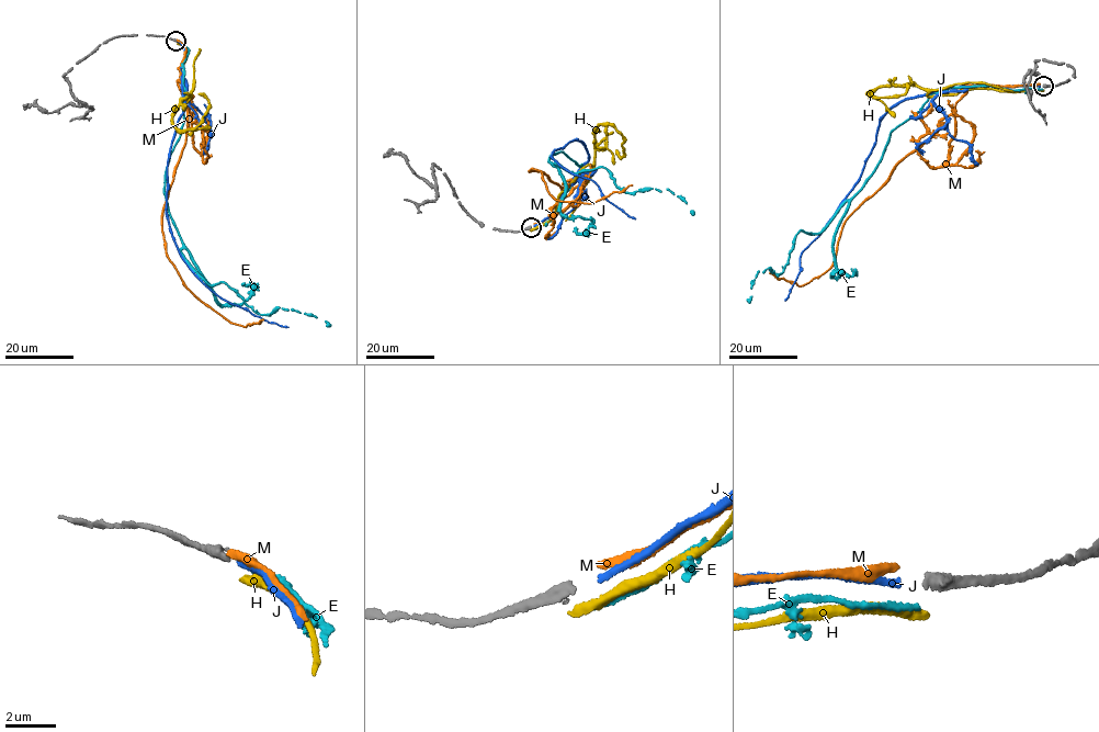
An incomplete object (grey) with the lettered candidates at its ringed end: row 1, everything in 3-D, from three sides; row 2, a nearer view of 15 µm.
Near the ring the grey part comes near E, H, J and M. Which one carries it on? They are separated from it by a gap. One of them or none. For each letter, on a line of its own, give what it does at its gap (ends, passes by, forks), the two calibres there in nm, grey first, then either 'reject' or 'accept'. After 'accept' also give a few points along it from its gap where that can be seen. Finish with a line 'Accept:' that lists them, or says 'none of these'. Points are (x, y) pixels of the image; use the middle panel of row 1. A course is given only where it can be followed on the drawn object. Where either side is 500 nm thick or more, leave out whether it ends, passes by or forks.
E: it ends | 400/190 nm | reject
H: it ends | 400/380 nm | reject
J: it ends | 400/240 nm | accept | via (534, 226), (555, 210), (588, 159), (573, 139), (550, 157), (596, 182), (635, 218)
M: it ends | 400/300 nm | reject
Accept: J

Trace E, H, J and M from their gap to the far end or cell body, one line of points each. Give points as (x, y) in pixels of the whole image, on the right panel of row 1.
E: (1042, 89), (933, 92), (891, 132), (862, 188), (819, 232), (797, 233), (782, 272), (759, 271), (747, 300)
H: (1042, 89), (987, 88), (935, 96), (906, 82), (868, 92), (870, 97), (894, 97), (905, 93), (906, 83)
J: (1040, 87), (947, 86), (906, 98), (888, 111), (860, 180), (800, 256), (801, 270), (785, 301)
M: (1040, 83), (966, 85), (938, 132), (897, 165), (887, 181), (845, 222), (830, 268), (801, 286), (769, 273)

